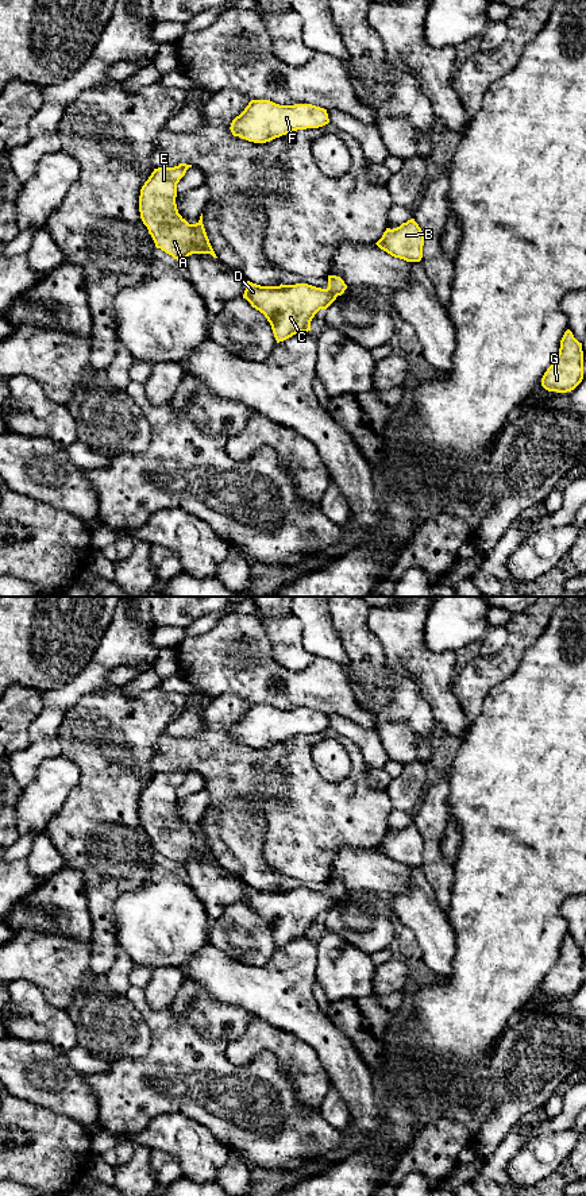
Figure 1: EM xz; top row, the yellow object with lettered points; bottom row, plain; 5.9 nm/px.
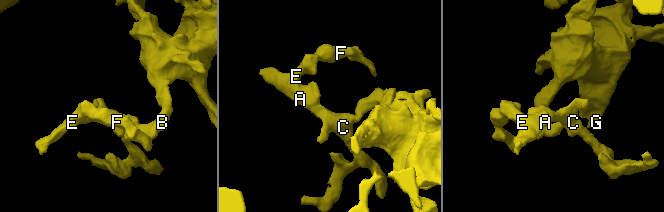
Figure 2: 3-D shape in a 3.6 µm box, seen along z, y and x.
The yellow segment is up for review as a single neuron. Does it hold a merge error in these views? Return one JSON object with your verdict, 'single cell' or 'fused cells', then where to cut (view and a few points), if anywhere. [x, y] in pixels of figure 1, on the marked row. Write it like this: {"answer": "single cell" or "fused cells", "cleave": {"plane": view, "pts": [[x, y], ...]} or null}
{"answer": "single cell", "cleave": null}

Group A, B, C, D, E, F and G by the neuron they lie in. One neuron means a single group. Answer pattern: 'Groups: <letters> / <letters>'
Groups: A B C D E F G

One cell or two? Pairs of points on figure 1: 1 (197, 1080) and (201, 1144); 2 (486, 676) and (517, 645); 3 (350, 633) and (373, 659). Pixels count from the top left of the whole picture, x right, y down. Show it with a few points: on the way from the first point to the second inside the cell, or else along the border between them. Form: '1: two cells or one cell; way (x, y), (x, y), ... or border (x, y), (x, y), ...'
1: two cells; border (170, 1112), (178, 1112), (204, 1125), (226, 1144)
2: one cell; way (493, 668), (509, 654)
3: one cell; way (357, 640), (366, 652)

